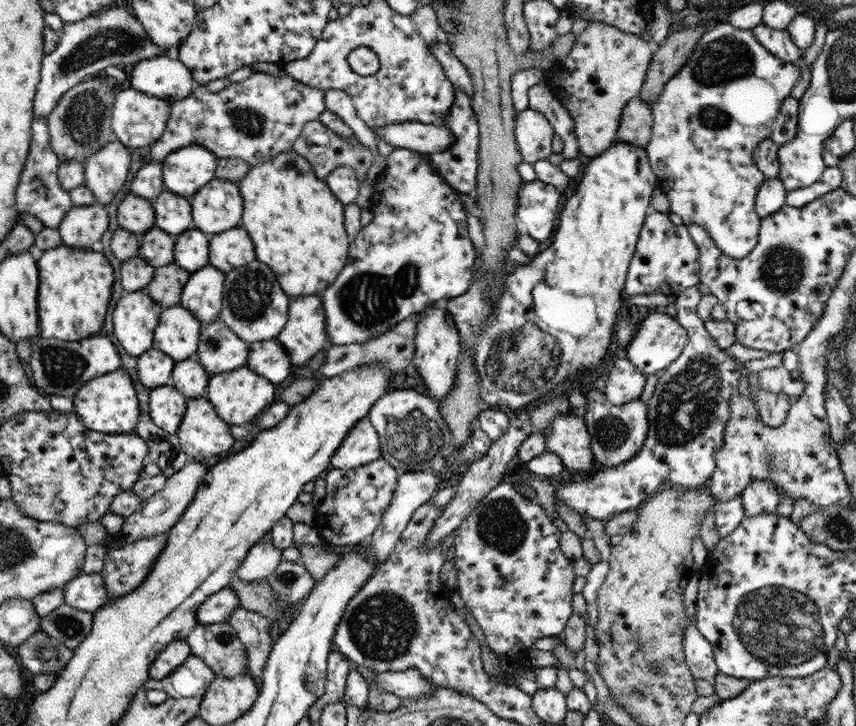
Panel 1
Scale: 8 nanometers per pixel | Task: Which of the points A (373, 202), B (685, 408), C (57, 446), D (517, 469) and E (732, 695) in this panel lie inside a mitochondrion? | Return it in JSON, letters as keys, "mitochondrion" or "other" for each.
{"A":"other","B":"mitochondrion","C":"other","D":"other","E":"other"}

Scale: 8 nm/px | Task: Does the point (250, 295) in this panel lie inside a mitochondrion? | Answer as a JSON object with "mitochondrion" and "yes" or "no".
{"mitochondrion":"yes"}

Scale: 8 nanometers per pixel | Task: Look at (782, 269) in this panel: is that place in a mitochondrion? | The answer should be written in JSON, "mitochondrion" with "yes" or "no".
{"mitochondrion":"yes"}

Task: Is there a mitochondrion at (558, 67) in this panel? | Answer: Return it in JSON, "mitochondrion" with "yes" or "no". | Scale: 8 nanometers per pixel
{"mitochondrion":"no"}

